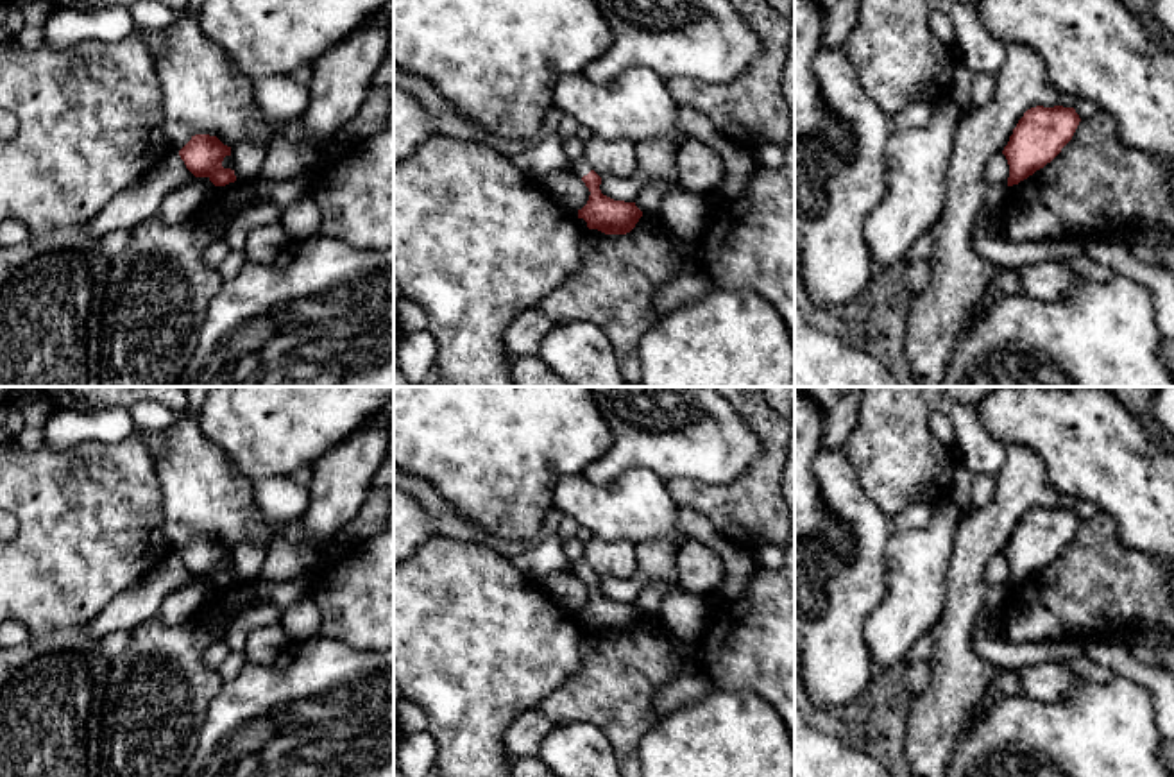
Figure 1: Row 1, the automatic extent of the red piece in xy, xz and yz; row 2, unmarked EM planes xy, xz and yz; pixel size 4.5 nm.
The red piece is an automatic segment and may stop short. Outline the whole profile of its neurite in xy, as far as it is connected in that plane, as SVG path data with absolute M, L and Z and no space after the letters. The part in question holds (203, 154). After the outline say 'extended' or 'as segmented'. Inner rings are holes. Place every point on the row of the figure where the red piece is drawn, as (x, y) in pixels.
M191 136L179 150L179 156L195 177L208 177L215 186L236 181L234 170L222 166L224 158L231 156L231 147L224 145L217 136Z | as segmented

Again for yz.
M1074 107L1027 109L1002 150L1009 165L1008 186L1018 184L1051 163L1072 140L1079 122Z | as segmented

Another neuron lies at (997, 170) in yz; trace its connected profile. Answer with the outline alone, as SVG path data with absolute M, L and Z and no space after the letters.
M1000 152L1000 154L995 154L995 156L986 163L984 177L986 177L986 181L991 183L991 184L1008 186L1009 165L1008 165L1008 159L1006 159L1006 156L1004 156L1002 152Z

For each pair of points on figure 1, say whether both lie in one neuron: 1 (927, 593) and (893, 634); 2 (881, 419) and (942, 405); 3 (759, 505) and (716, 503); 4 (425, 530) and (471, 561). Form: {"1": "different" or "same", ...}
{"1": "same", "2": "different", "3": "same", "4": "different"}

